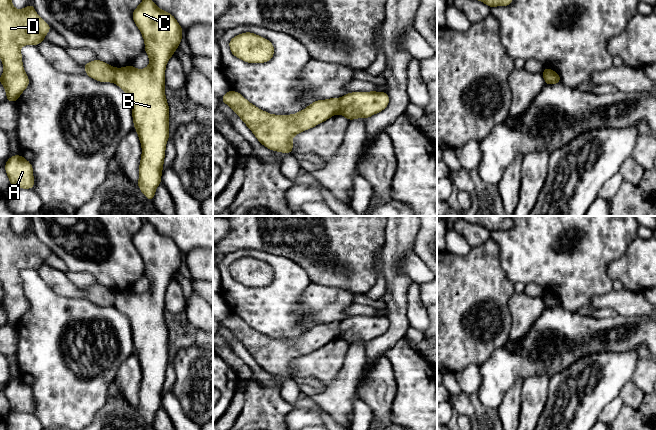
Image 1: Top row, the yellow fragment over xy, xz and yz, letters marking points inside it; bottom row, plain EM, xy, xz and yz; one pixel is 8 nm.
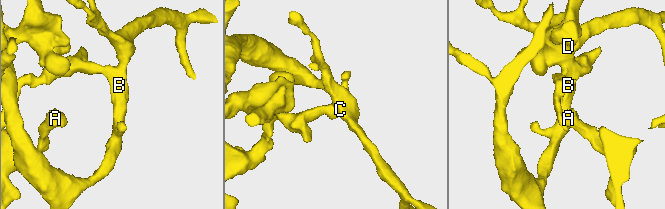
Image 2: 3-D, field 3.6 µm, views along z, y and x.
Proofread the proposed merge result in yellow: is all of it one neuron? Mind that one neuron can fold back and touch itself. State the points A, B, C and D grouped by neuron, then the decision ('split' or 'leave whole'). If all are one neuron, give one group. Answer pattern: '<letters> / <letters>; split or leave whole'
A D / B C; split

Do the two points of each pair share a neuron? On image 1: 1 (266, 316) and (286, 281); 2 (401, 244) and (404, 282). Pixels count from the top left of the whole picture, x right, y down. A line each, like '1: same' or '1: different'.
1: same
2: same

